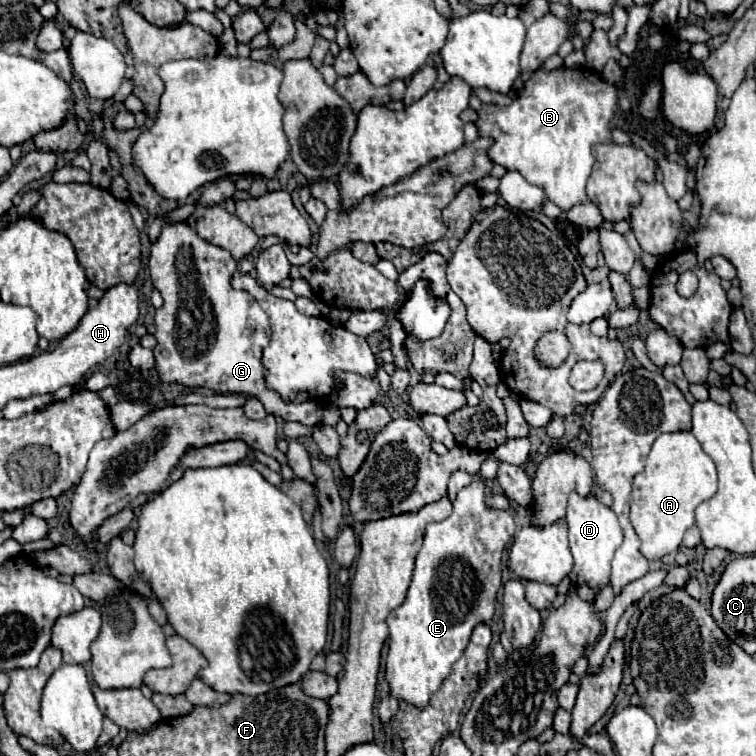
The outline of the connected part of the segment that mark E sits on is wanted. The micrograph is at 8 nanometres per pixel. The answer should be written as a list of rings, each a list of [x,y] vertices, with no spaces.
[[[474,480],[470,486],[462,488],[454,500],[454,510],[452,514],[442,520],[442,522],[434,522],[434,524],[428,524],[426,526],[426,532],[424,532],[424,544],[416,556],[416,568],[414,568],[414,574],[412,574],[412,582],[410,582],[410,588],[408,588],[408,594],[406,594],[406,600],[402,606],[394,608],[390,614],[388,614],[388,626],[390,626],[390,640],[388,640],[388,656],[386,656],[386,680],[390,684],[390,694],[396,698],[396,700],[404,700],[416,708],[426,708],[432,694],[440,688],[442,680],[450,674],[452,670],[452,664],[462,656],[468,640],[470,640],[470,634],[474,630],[476,624],[480,622],[490,622],[492,616],[494,616],[494,602],[496,602],[496,592],[500,588],[500,562],[502,562],[502,550],[504,546],[510,542],[510,538],[514,536],[514,520],[508,512],[504,510],[492,510],[484,504],[484,496],[492,492],[482,480]]]

